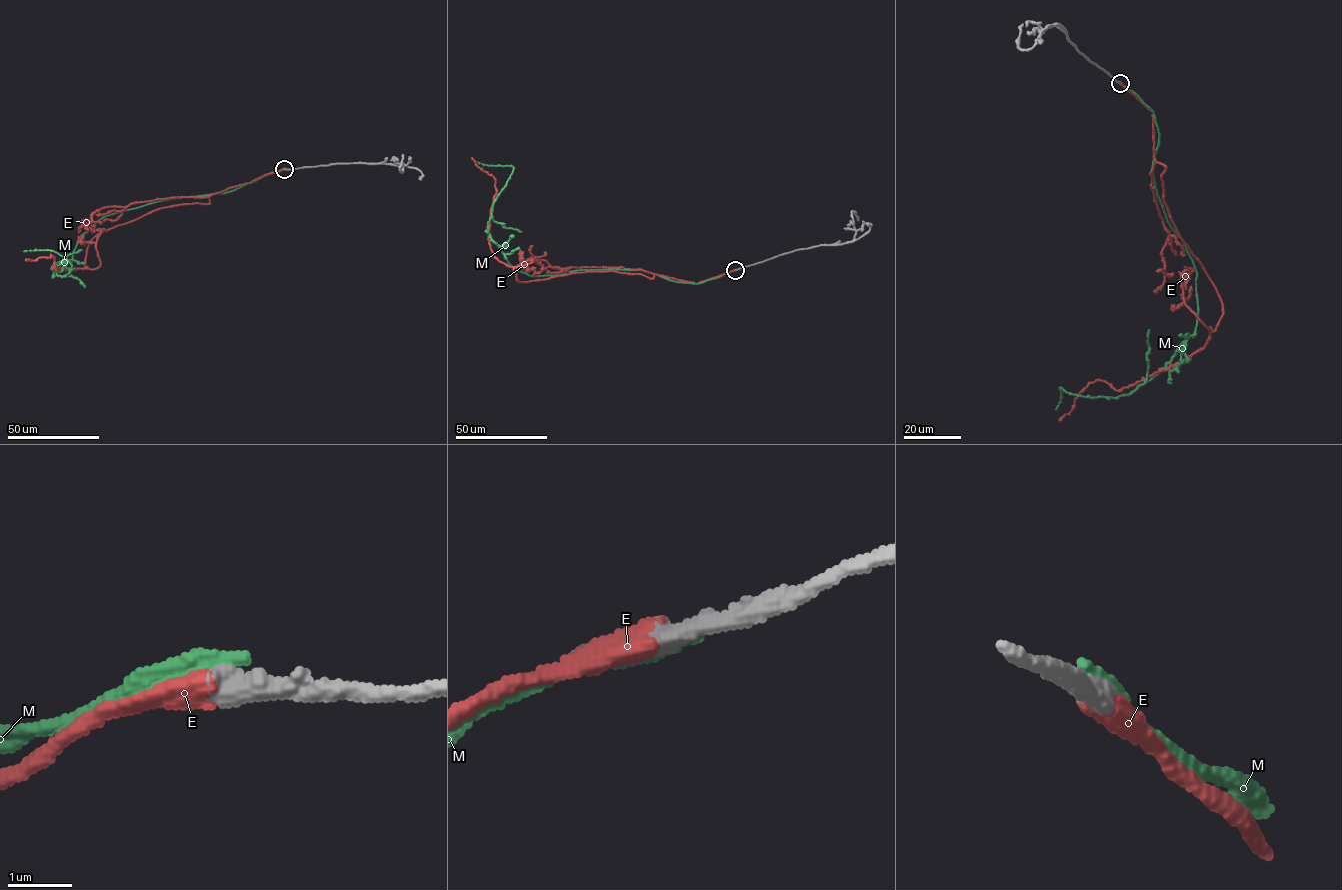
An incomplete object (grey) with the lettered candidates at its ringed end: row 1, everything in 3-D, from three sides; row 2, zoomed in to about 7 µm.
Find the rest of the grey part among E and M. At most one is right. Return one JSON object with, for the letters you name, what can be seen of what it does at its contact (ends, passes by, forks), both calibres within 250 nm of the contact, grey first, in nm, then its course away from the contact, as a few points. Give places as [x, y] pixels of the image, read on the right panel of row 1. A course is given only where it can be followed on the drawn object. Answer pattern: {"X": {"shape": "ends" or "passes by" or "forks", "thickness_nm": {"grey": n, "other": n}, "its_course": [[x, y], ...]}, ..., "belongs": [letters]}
{"E": {"shape": "ends", "thickness_nm": {"grey": 420, "other": 400}, "its_course": [[1120, 83], [1150, 111], [1163, 200], [1223, 316], [1181, 362], [1119, 390], [1091, 383], [1058, 421]]}, "belongs": ["E"]}

